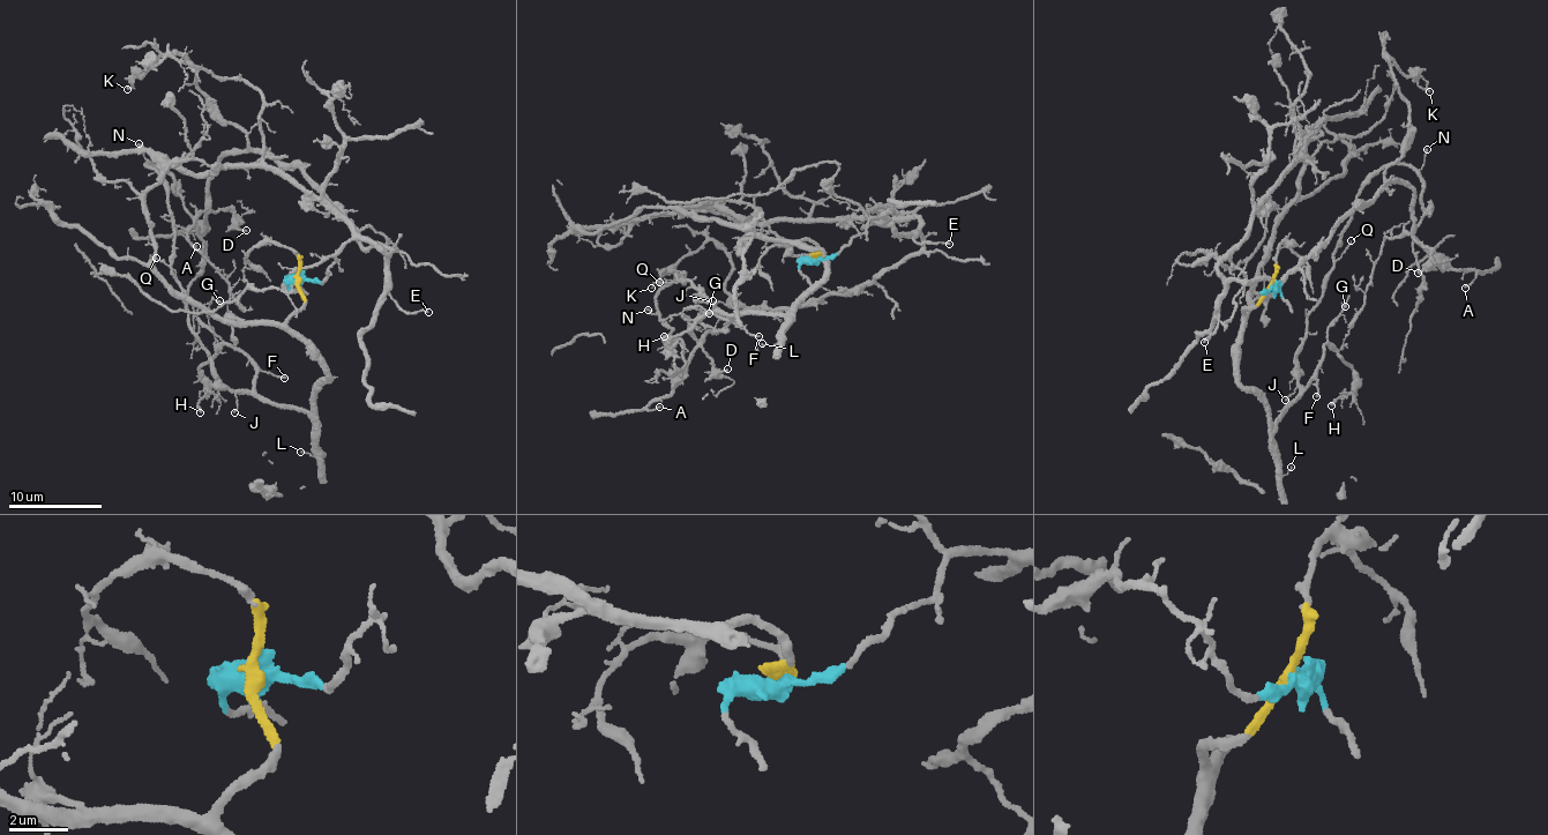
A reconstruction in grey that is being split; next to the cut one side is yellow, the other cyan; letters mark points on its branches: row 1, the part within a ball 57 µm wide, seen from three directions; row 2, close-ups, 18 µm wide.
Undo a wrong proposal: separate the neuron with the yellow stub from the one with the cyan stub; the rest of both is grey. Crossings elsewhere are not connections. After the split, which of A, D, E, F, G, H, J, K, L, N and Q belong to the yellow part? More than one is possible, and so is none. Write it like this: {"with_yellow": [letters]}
{"with_yellow": ["F", "G", "H", "J", "L", "N", "Q"]}

